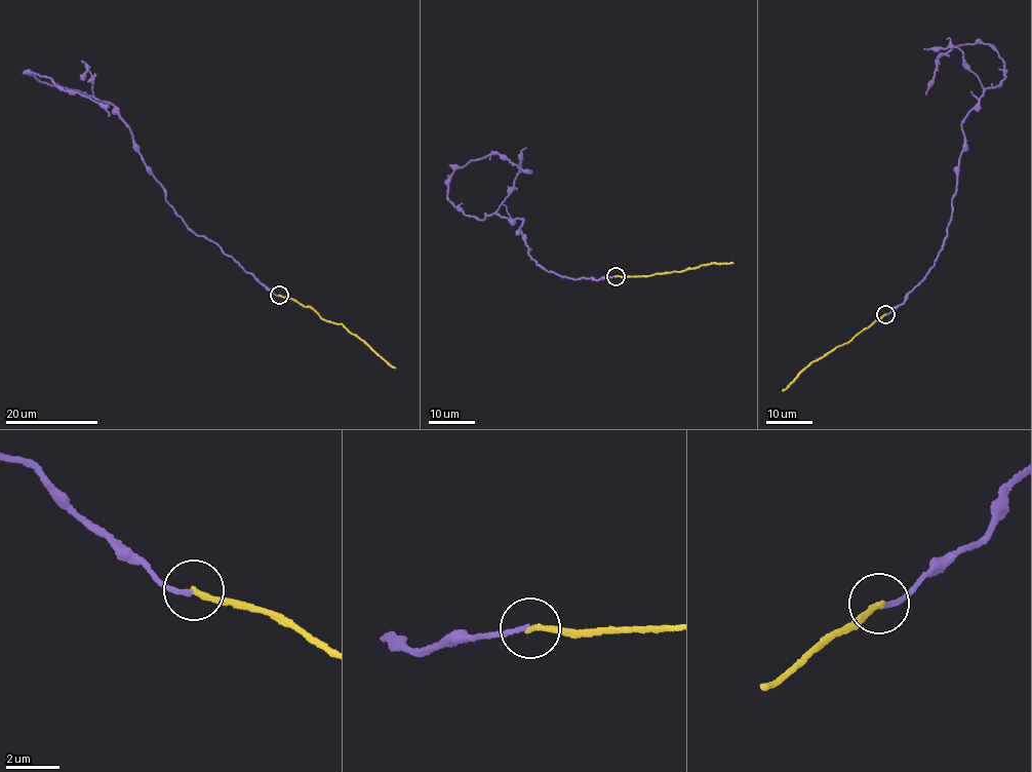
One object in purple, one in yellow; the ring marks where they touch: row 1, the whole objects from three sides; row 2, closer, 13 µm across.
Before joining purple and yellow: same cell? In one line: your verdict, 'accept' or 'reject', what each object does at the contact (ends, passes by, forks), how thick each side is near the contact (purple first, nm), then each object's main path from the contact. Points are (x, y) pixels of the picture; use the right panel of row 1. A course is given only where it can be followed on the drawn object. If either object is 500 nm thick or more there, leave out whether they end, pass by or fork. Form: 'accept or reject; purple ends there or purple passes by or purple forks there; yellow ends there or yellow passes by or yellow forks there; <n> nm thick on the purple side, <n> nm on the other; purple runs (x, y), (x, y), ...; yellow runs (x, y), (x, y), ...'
reject; purple ends there; yellow ends there; 160 nm thick on the purple side, 200 nm on the other; purple runs (884, 314), (944, 245), (961, 125), (1004, 66), (988, 45), (954, 47), (925, 94); yellow runs (884, 314), (848, 342), (814, 361), (783, 391)

